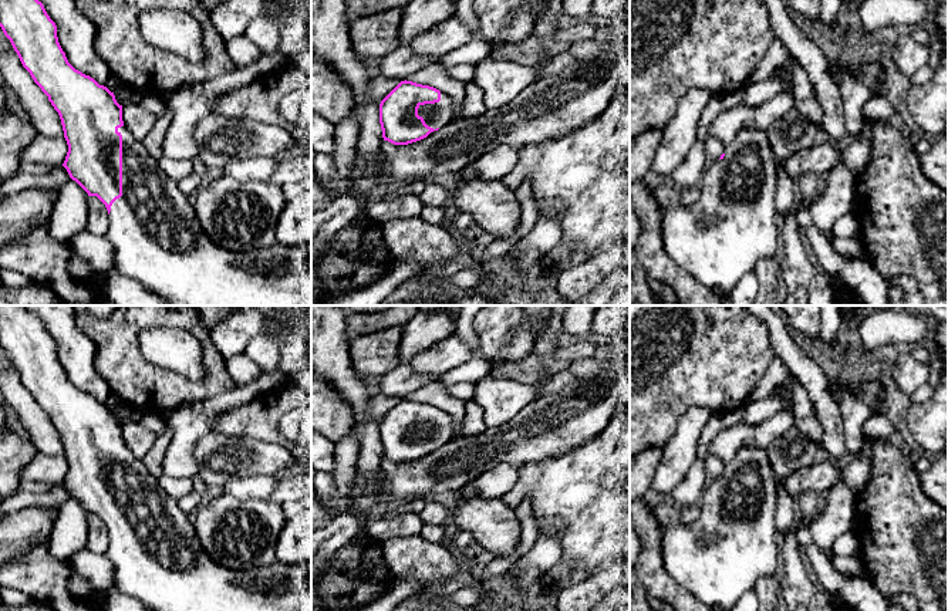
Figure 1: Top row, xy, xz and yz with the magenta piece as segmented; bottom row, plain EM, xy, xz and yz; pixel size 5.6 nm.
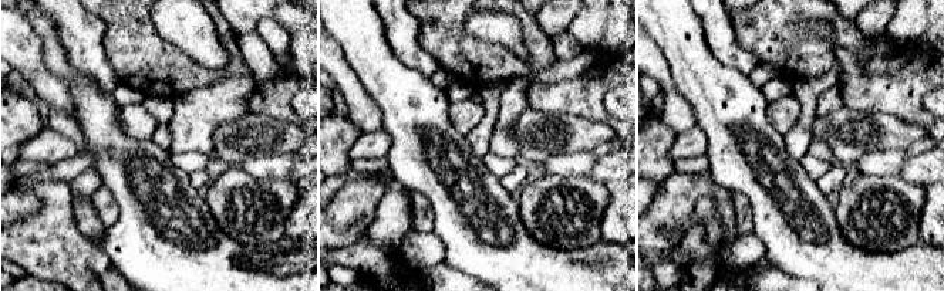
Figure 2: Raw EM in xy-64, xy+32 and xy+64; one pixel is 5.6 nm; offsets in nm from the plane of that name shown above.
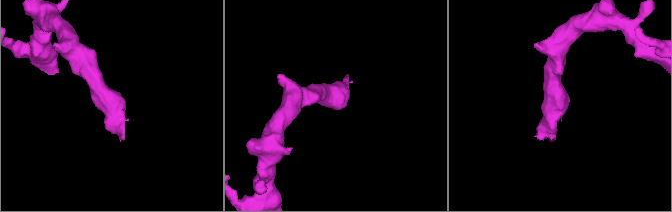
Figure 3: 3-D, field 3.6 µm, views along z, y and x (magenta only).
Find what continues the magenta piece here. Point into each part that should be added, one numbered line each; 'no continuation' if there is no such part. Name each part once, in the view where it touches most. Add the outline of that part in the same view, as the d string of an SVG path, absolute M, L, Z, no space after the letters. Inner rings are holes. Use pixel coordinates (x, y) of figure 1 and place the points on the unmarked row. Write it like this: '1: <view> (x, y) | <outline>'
1: xy (157, 556) | M125 446L122 453L122 514L109 530L107 557L114 566L114 588L139 600L152 611L311 611L311 563L274 561L257 570L232 570L215 563L202 547L193 521L152 476L144 462Z

